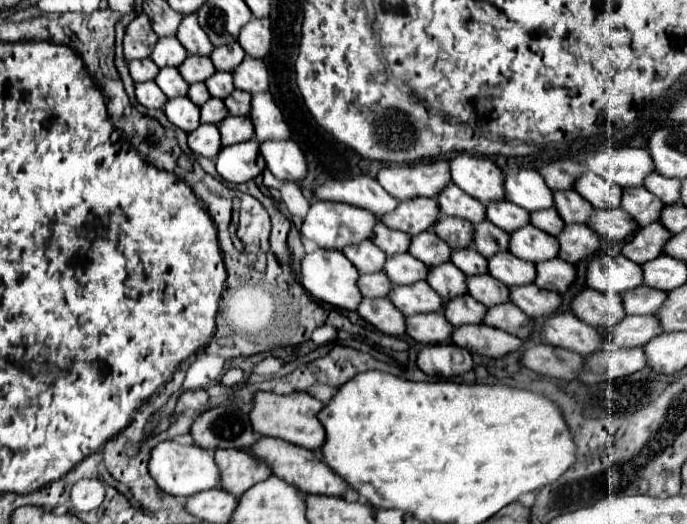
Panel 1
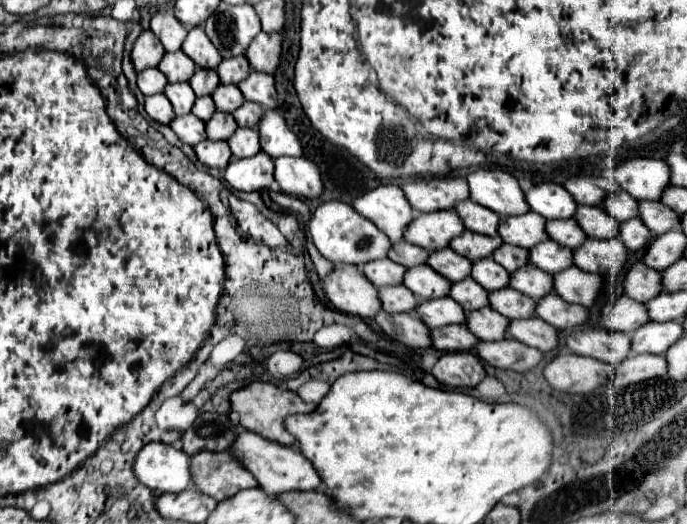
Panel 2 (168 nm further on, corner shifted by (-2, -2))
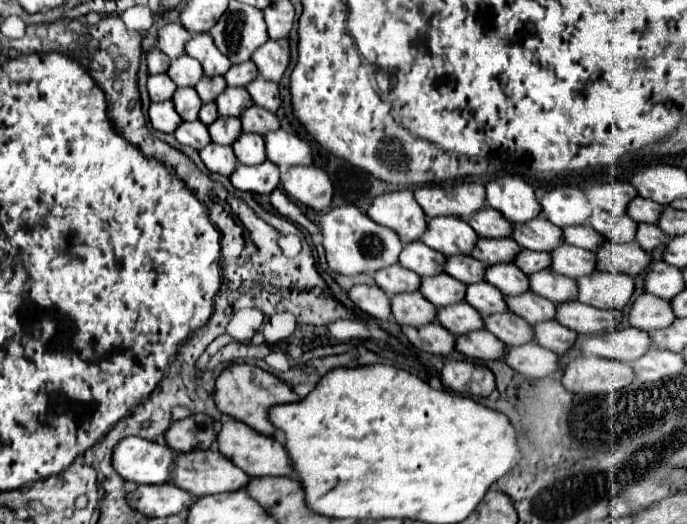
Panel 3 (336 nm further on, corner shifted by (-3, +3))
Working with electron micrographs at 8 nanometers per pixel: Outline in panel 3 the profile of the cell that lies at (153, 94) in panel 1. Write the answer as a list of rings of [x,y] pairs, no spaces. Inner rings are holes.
[[[170,100],[166,102],[154,102],[150,104],[150,110],[148,110],[148,116],[150,116],[150,122],[156,130],[162,130],[162,132],[174,132],[178,126],[180,126],[180,118],[178,114],[174,114],[174,104]]]

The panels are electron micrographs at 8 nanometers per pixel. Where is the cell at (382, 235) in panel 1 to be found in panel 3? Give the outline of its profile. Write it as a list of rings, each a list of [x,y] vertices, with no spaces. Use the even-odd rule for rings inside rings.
[[[410,242],[400,252],[400,264],[408,270],[414,270],[420,276],[444,272],[444,262],[446,262],[444,254],[430,250],[422,242]]]

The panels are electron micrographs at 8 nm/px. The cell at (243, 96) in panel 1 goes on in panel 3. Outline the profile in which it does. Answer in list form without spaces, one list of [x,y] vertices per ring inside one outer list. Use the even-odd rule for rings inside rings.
[[[250,106],[242,116],[242,130],[244,132],[256,132],[256,134],[266,134],[270,130],[280,128],[280,120],[276,114],[270,114],[268,110],[262,110],[260,106]]]

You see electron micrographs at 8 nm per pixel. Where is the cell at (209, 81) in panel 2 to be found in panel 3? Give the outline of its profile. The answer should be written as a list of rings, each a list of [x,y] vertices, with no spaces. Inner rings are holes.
[[[202,76],[196,86],[196,92],[202,102],[210,102],[210,100],[216,100],[224,88],[226,88],[226,80],[222,76],[214,76],[214,78]]]

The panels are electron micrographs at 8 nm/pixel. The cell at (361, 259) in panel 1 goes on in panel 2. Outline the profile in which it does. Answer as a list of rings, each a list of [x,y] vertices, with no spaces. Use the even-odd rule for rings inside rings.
[[[379,259],[373,263],[365,263],[363,271],[365,271],[365,277],[377,289],[387,287],[387,285],[401,285],[403,275],[405,275],[405,267],[401,267],[399,263],[393,263],[391,259]]]

